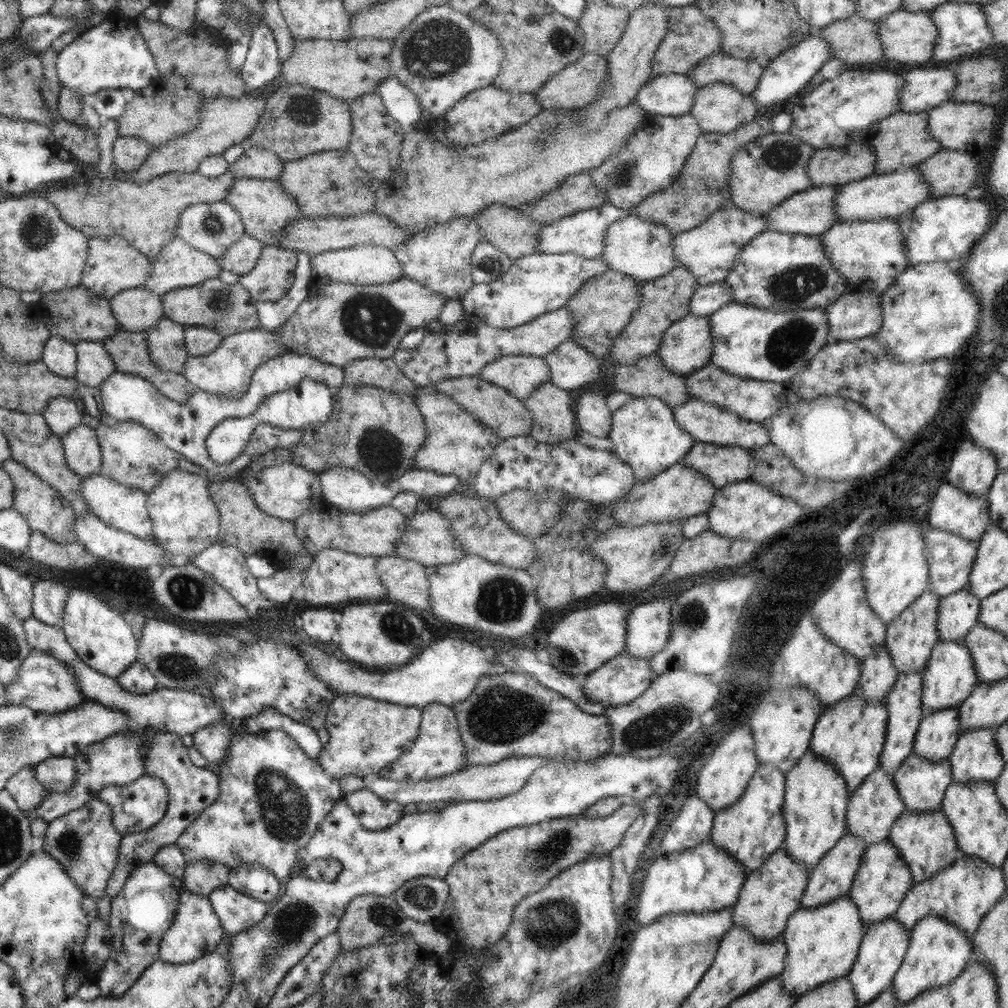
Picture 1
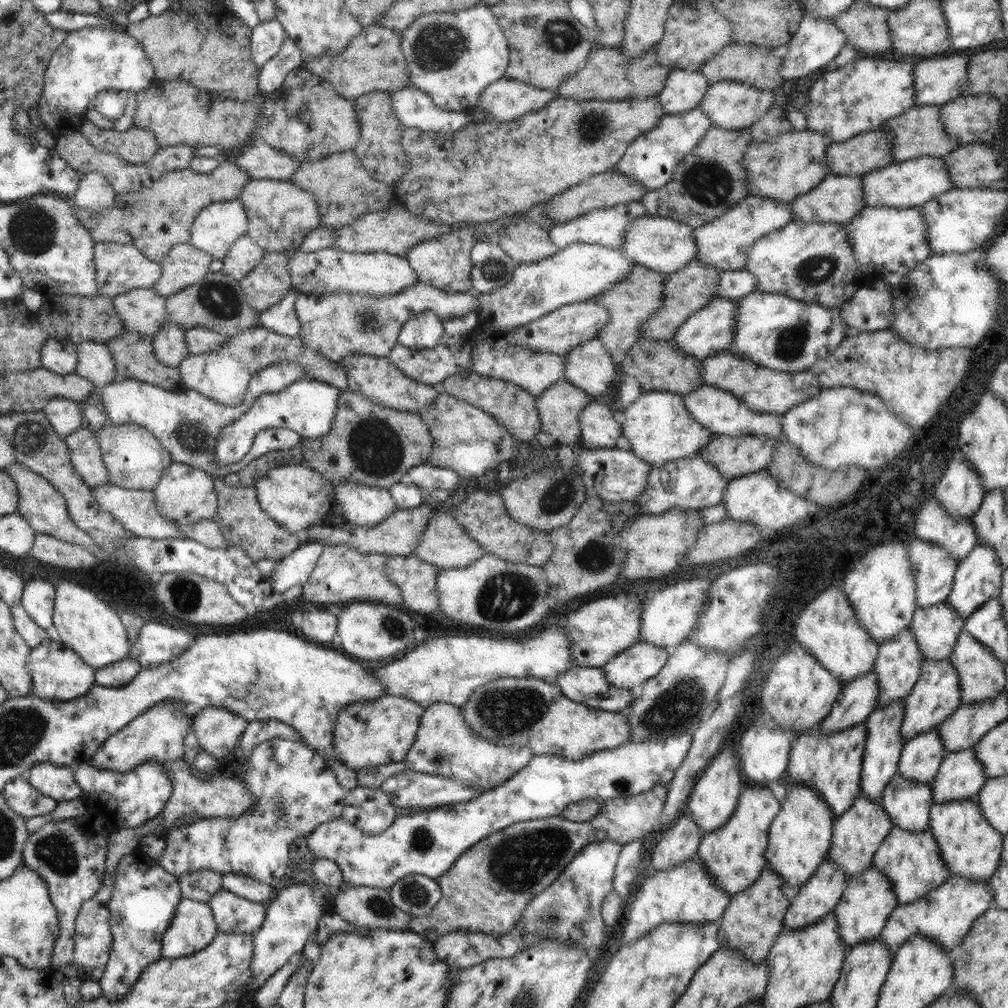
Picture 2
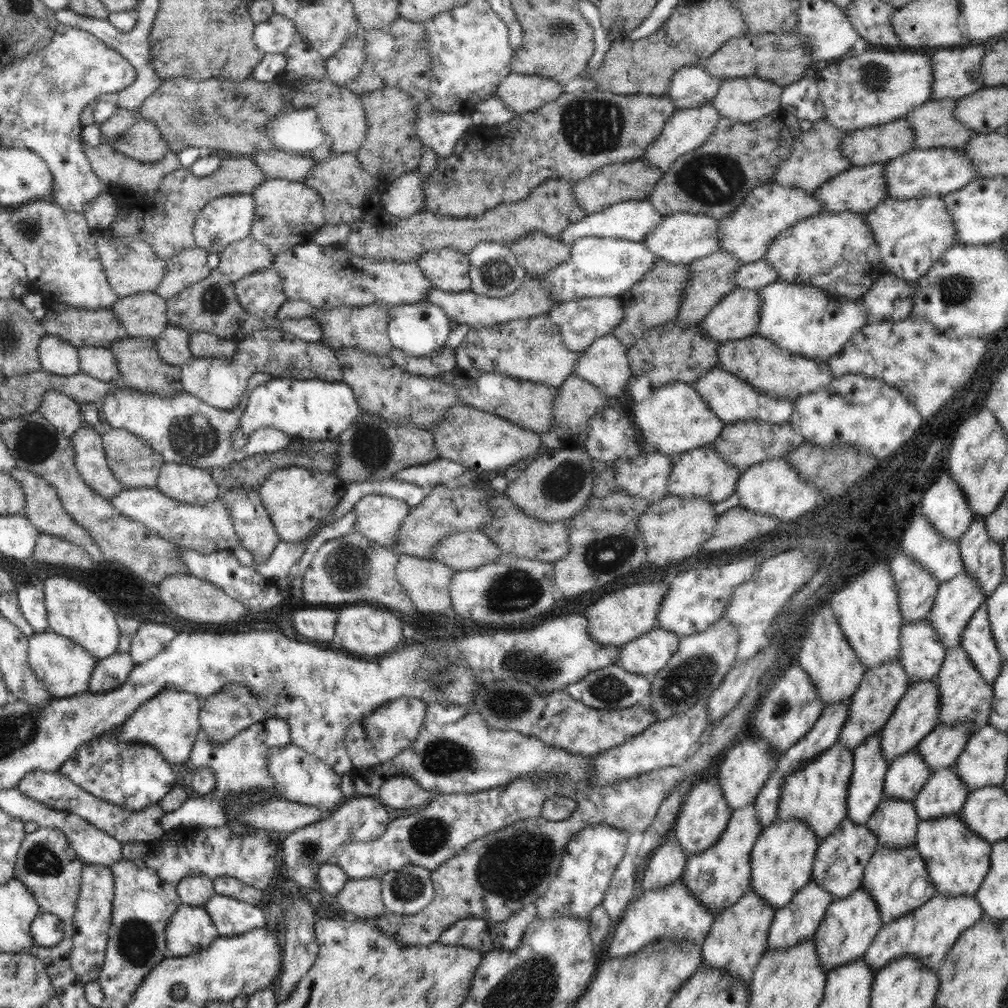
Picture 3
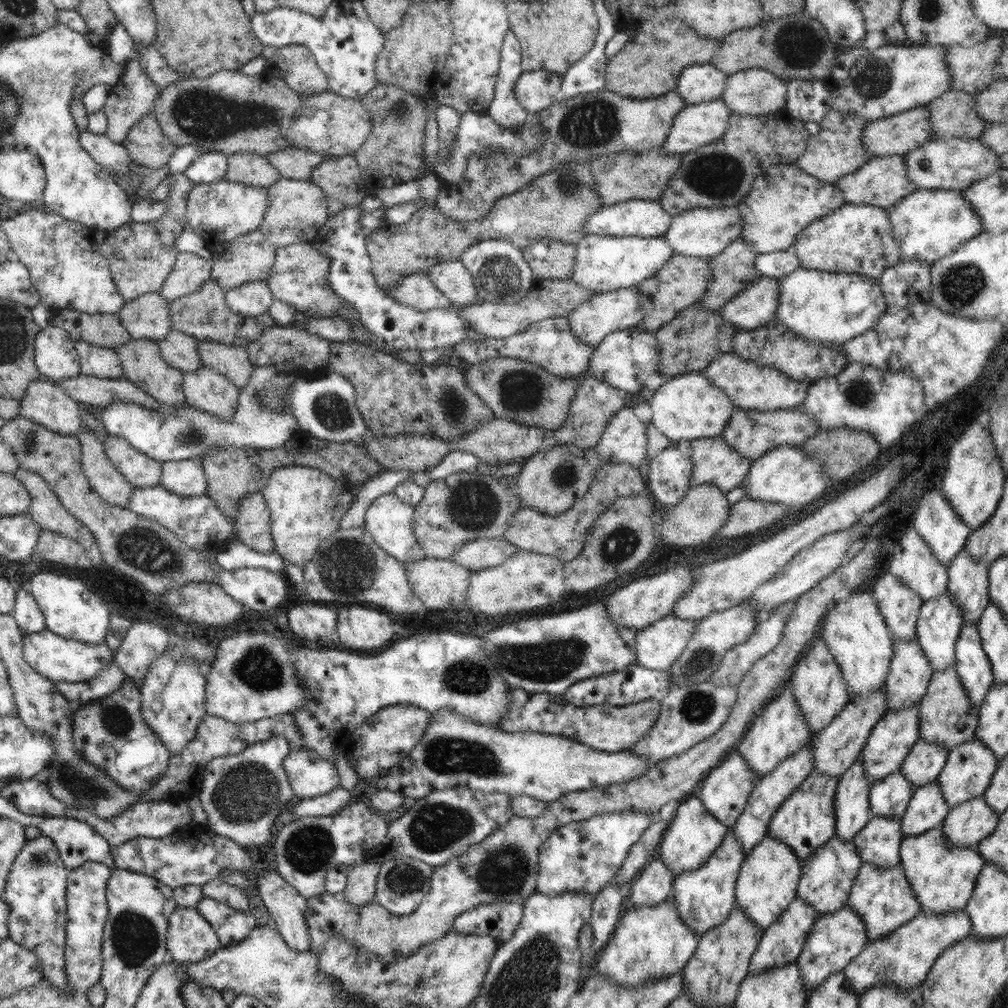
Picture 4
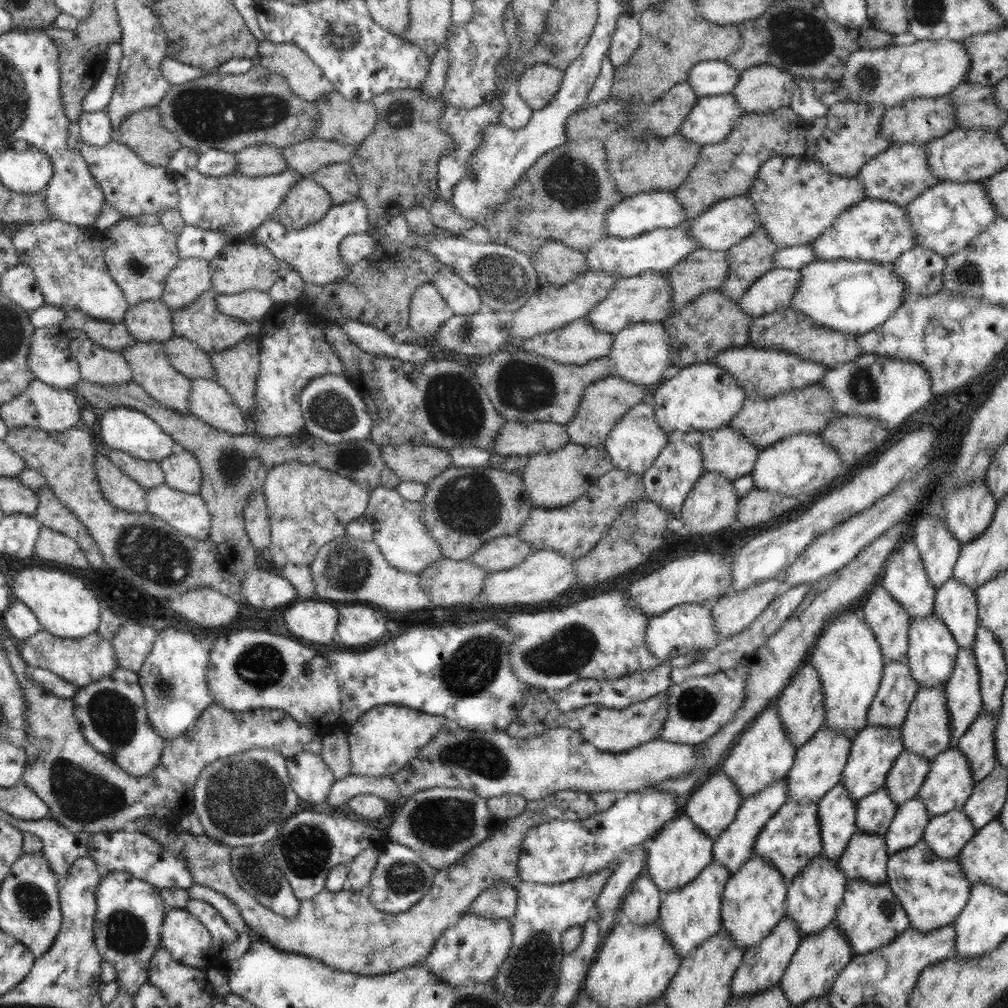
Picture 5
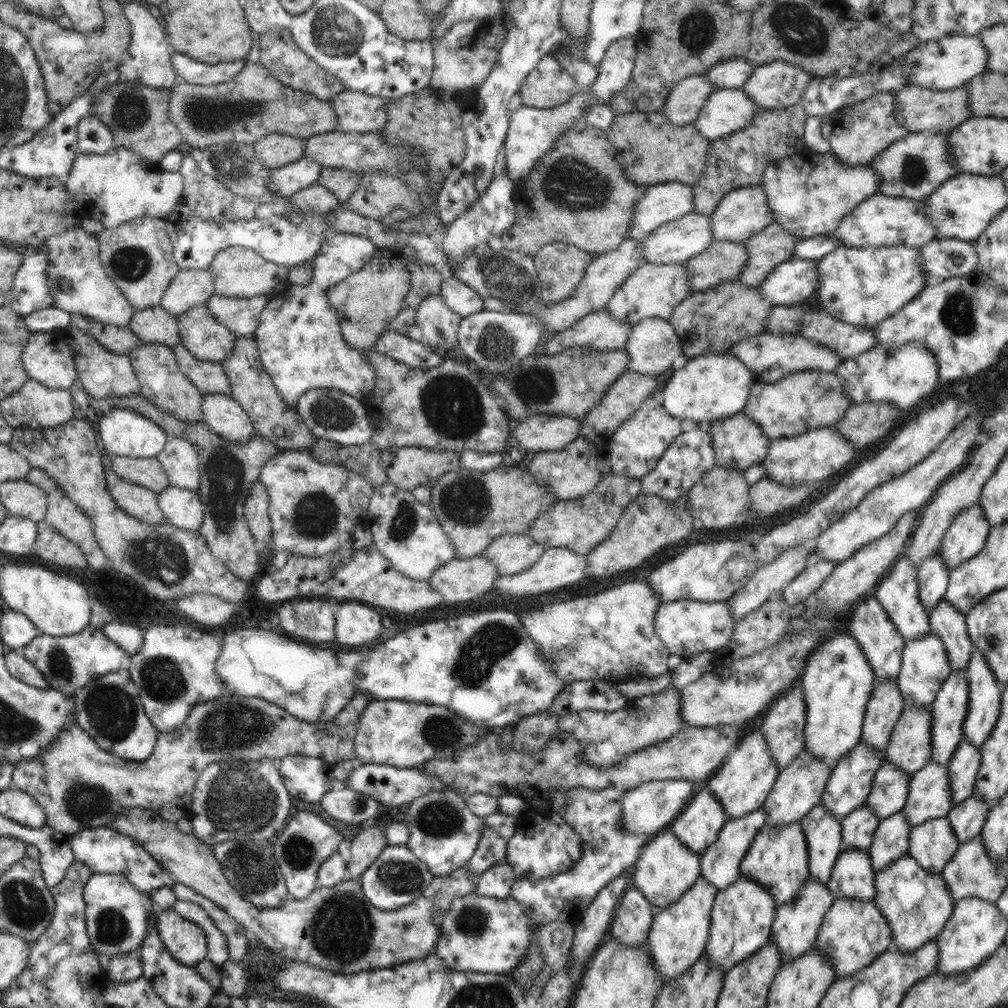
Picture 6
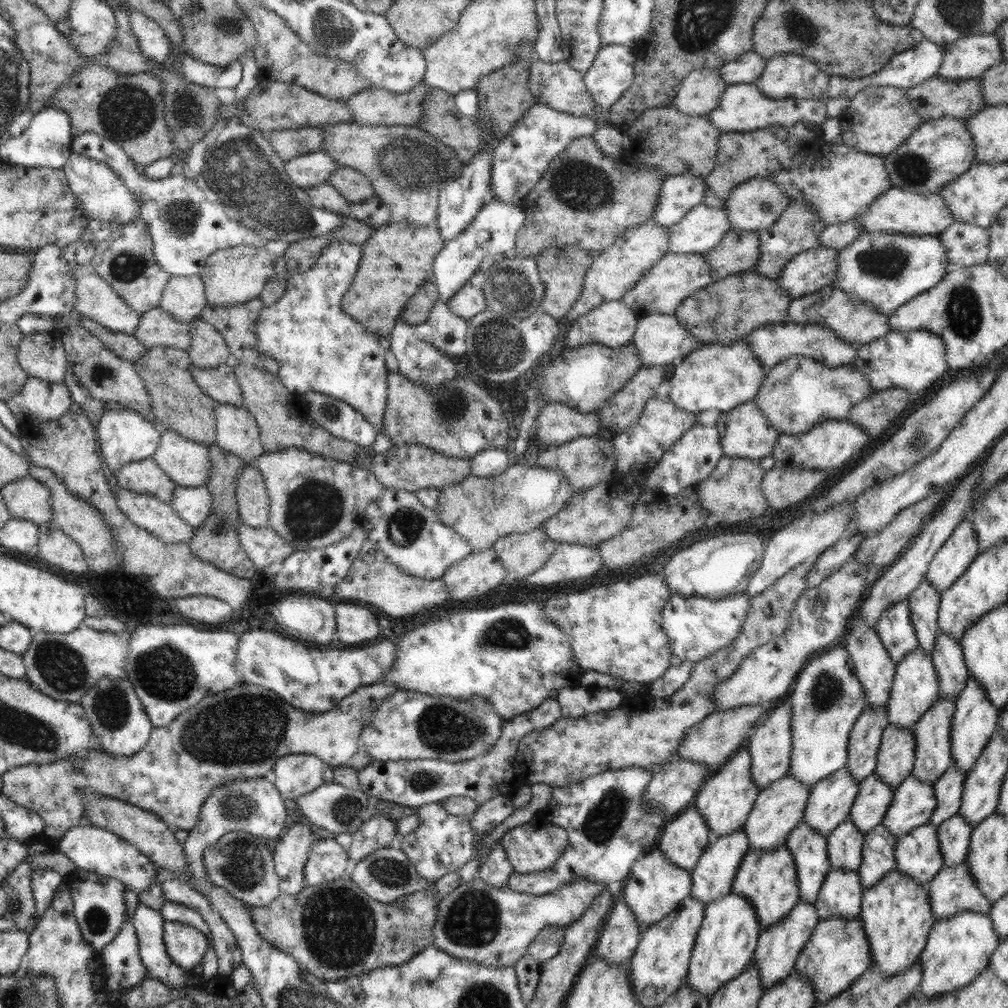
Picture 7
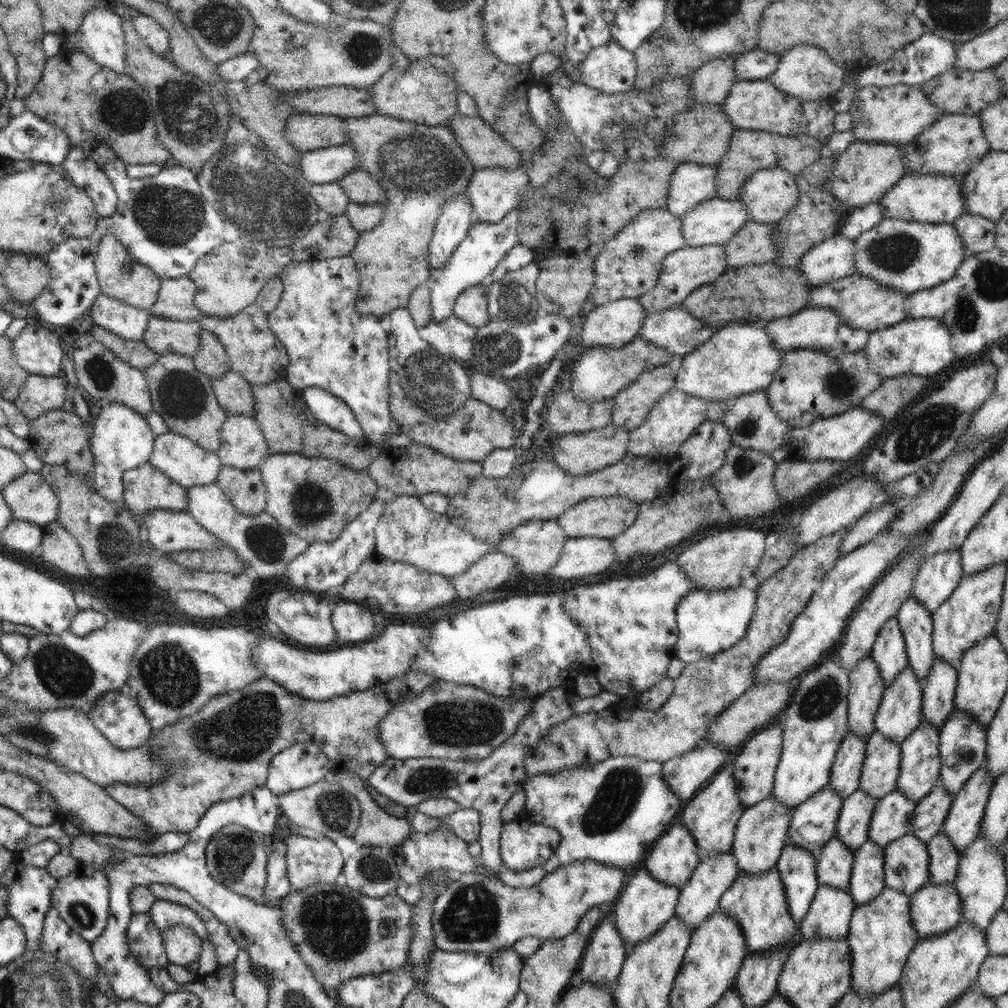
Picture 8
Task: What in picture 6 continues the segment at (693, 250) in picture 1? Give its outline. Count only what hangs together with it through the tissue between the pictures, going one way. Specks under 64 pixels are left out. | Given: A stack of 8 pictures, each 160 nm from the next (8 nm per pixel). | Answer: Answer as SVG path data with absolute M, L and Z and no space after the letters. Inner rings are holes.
M831 151L813 153L808 158L804 158L804 152L795 152L793 156L771 162L765 168L760 188L766 194L773 222L782 225L796 238L804 239L832 234L860 202L878 193L880 181L872 165L844 164Z

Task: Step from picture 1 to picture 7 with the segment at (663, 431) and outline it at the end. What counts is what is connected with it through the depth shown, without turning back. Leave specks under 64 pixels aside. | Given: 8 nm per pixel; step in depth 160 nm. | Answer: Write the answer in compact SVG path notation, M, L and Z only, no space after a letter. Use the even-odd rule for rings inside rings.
M746 338L735 340L732 344L727 345L722 343L700 344L695 351L688 353L681 361L676 363L674 374L671 377L672 390L668 396L678 408L693 412L695 415L712 409L726 412L746 401L752 401L758 394L763 378L767 373L768 370L756 358Z

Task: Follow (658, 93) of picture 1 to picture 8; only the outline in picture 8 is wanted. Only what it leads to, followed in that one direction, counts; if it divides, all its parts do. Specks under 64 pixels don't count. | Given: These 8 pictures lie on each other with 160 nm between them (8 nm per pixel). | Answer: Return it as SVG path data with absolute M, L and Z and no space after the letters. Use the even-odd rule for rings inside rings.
M758 48L738 55L734 63L737 80L766 80L776 70L779 57Z

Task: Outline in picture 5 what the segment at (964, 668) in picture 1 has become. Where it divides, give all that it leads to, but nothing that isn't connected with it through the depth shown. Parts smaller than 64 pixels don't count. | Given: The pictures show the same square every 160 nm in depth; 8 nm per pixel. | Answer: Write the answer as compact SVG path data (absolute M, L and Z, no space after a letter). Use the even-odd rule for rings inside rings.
M869 724L854 737L851 742L846 766L841 774L841 784L850 793L852 801L858 802L883 786L886 775L894 764L894 760L905 750L901 740L902 733L900 733L899 729L888 729Z

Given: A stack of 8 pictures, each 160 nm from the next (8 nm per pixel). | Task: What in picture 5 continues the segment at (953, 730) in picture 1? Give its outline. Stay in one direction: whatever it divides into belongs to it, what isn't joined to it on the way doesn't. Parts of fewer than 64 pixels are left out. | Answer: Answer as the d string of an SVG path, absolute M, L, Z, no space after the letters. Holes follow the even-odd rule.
M882 786L876 792L860 799L857 802L857 808L856 824L858 832L883 836L898 810L898 805L892 801L892 797Z

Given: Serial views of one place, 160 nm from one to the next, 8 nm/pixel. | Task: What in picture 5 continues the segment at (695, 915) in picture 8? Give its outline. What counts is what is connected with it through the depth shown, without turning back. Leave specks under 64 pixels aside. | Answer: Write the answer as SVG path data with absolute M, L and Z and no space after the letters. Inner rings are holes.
M787 777L778 782L773 782L762 792L744 799L736 813L735 819L714 840L712 847L712 860L725 866L734 874L753 854L753 846L758 834L764 825L786 803L788 798Z

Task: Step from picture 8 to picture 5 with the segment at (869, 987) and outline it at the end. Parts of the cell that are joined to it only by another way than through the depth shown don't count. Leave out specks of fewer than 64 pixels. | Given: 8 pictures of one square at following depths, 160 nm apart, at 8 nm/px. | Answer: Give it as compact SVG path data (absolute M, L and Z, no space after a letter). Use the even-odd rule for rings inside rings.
M923 839L910 848L890 854L886 874L890 890L907 912L909 926L920 932L953 924L971 896L972 884L957 857L938 858Z

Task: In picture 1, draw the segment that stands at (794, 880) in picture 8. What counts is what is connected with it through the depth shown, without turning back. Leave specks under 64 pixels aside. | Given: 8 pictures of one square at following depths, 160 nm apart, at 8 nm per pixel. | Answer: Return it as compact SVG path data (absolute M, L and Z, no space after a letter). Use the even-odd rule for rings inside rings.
M900 673L895 684L891 687L890 693L886 698L886 710L888 711L888 734L879 758L879 766L887 774L893 774L897 768L904 762L907 756L913 752L916 732L920 728L923 712L922 694L924 694L924 674L923 673Z

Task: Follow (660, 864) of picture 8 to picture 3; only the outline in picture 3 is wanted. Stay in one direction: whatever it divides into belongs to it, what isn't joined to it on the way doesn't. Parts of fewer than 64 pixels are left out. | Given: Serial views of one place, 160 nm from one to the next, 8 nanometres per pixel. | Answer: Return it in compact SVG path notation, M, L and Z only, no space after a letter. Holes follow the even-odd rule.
M752 737L744 739L725 754L724 762L715 780L724 793L724 799L728 802L730 811L734 812L755 801L765 780L768 780L770 771L774 769L778 756L769 750L767 745L756 742Z

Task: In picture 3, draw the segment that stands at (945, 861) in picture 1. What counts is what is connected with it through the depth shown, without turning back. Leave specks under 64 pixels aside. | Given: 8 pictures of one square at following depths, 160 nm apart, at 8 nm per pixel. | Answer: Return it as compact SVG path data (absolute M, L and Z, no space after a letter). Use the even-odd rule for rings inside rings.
M878 845L865 866L861 886L876 901L882 924L888 924L916 910L937 894L934 883L929 879L924 859L915 845L904 848Z

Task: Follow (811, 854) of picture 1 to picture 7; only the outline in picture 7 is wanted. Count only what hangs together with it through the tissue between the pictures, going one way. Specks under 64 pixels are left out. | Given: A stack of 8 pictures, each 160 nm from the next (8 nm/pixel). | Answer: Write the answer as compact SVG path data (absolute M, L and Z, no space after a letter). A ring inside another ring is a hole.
M730 892L708 903L684 981L694 992L710 998L724 983L736 978L752 963L761 930L756 911L747 898Z

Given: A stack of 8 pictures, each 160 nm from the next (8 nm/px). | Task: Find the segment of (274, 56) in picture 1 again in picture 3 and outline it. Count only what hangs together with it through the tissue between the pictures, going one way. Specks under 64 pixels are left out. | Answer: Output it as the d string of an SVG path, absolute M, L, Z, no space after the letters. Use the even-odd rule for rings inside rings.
M275 12L268 20L255 25L253 39L264 54L283 54L288 45L300 40L300 34L292 20Z

